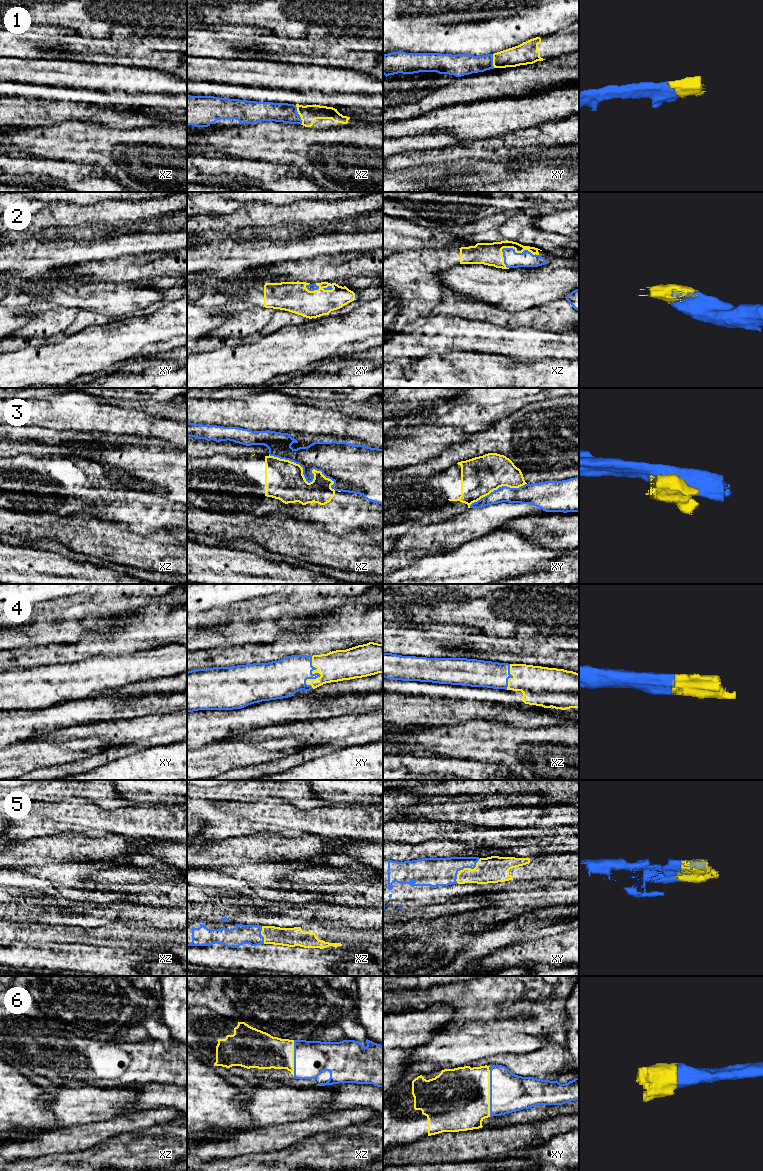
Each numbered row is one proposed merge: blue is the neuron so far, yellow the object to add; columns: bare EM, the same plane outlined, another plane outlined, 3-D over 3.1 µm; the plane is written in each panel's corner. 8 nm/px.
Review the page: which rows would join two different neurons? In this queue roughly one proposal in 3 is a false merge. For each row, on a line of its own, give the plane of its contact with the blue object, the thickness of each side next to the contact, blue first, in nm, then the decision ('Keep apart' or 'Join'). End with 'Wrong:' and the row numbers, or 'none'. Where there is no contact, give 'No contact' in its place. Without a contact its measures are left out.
1: Touches blue in xz. Thickness 160 nm (blue) against 140 nm. Join
2: Touches blue in xz. Thickness 130 nm (blue) against 180 nm. Join
3: Touches blue in xz. Thickness 260 nm (blue) against 320 nm. Keep apart
4: Touches blue in xy. Thickness 280 nm (blue) against 240 nm. Join
5: Touches blue in xy. Thickness 220 nm (blue) against 220 nm. Join
6: Touches blue in xy. Thickness 300 nm (blue) against 480 nm. Join
Wrong: 3

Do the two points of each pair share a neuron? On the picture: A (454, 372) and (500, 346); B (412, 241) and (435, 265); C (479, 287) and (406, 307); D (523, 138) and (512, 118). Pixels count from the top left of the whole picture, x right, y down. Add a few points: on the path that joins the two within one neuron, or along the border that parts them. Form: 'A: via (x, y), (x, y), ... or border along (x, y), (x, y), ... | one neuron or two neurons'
A: border along (465, 351), (496, 353), (509, 357) | two neurons
B: border along (417, 248), (420, 249) | two neurons
C: border along (453, 266), (439, 274), (441, 282), (448, 289) | two neurons
D: border along (542, 123), (527, 128), (509, 130), (497, 136) | two neurons

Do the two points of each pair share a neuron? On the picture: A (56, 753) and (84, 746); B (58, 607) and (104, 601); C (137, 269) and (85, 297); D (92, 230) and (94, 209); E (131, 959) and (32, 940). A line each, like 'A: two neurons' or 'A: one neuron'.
A: one neuron
B: one neuron
C: two neurons
D: two neurons
E: two neurons

